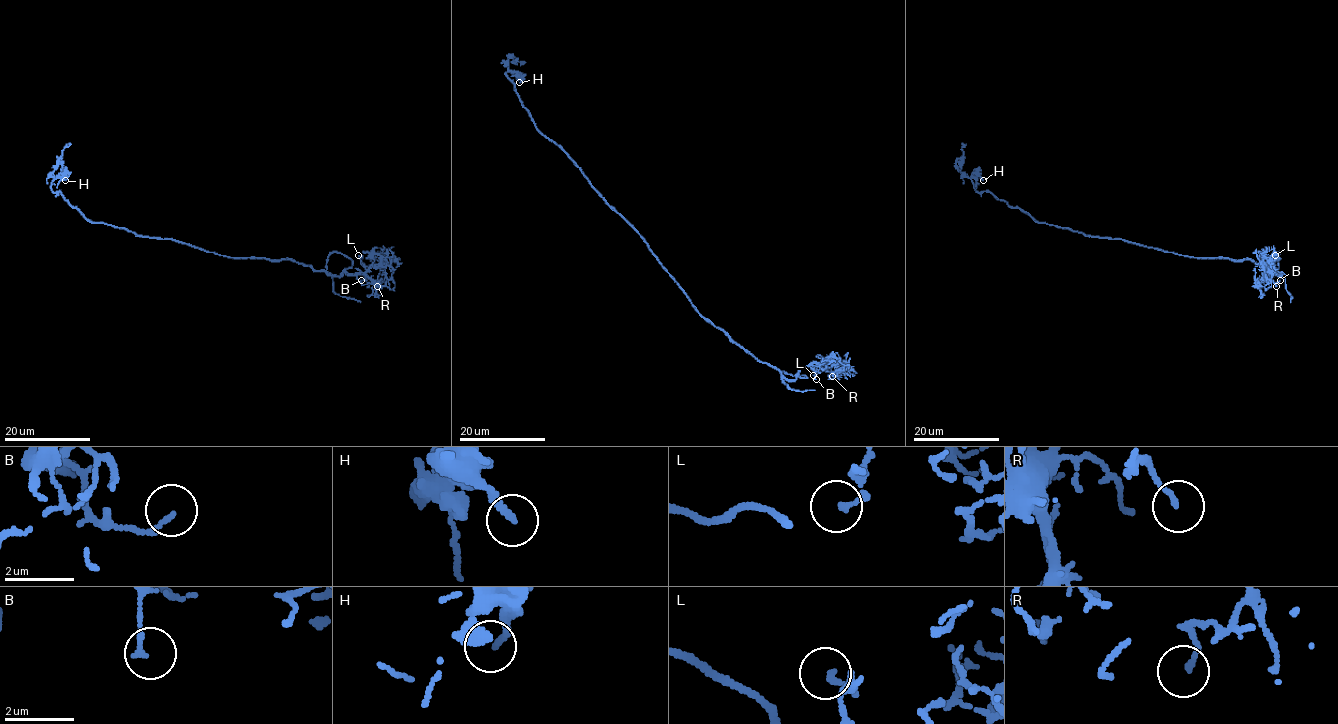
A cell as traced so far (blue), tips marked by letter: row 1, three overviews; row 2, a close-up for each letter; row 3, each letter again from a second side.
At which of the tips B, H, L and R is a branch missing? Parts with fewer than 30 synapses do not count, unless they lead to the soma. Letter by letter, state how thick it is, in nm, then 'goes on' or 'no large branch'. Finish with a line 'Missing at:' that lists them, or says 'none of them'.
B: 140 nm thick; no large branch
H: 180 nm thick; no large branch
L: 150 nm thick; no large branch
R: 140 nm thick; no large branch
Missing at: none of them

